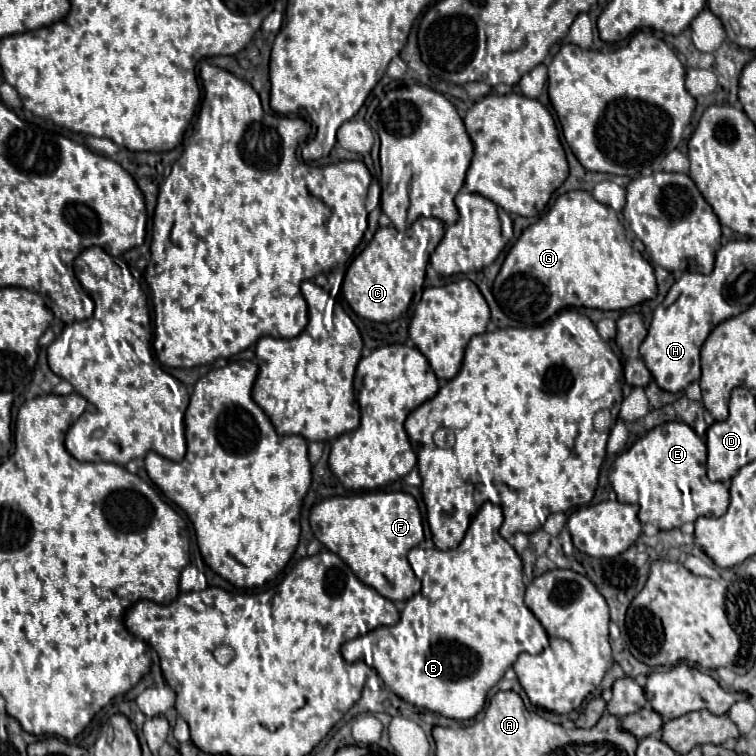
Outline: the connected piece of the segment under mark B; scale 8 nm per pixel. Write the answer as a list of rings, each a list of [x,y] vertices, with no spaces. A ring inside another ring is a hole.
[[[484,503],[478,515],[472,519],[464,541],[456,549],[433,551],[414,547],[407,558],[414,574],[422,581],[422,595],[416,595],[408,601],[410,607],[402,609],[400,621],[396,625],[378,627],[356,637],[354,641],[346,641],[342,645],[342,655],[346,662],[364,661],[378,671],[380,679],[390,691],[416,707],[438,711],[440,715],[458,721],[476,717],[486,703],[486,693],[504,677],[504,671],[512,667],[524,649],[528,653],[540,653],[548,647],[548,635],[542,623],[524,603],[526,586],[522,579],[522,561],[512,545],[498,533],[502,523],[502,507]],[[434,583],[442,587],[442,595],[438,589],[434,589]],[[506,585],[514,585],[514,597],[508,595],[510,587]]]

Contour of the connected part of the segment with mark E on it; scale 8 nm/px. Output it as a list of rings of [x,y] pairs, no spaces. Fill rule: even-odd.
[[[670,421],[664,425],[654,427],[648,431],[642,439],[638,439],[632,447],[622,451],[614,467],[610,471],[610,483],[620,503],[636,503],[640,505],[640,521],[652,523],[658,529],[674,529],[682,527],[688,521],[696,521],[698,517],[720,517],[726,513],[726,507],[730,503],[730,493],[720,481],[710,481],[706,477],[706,443],[696,435],[696,431],[682,423],[682,421]]]

